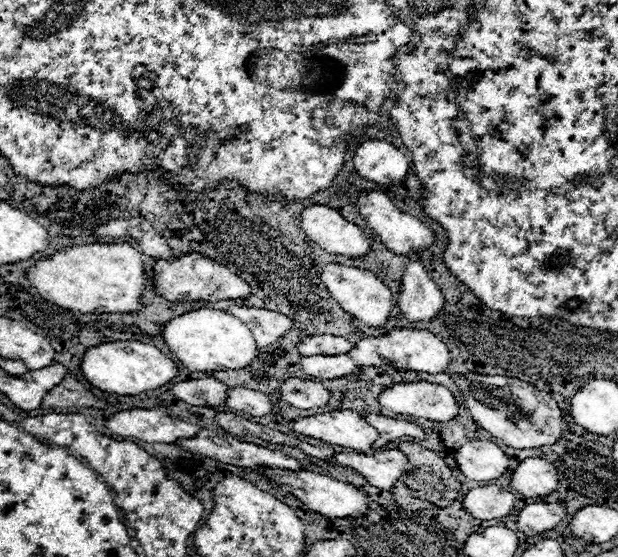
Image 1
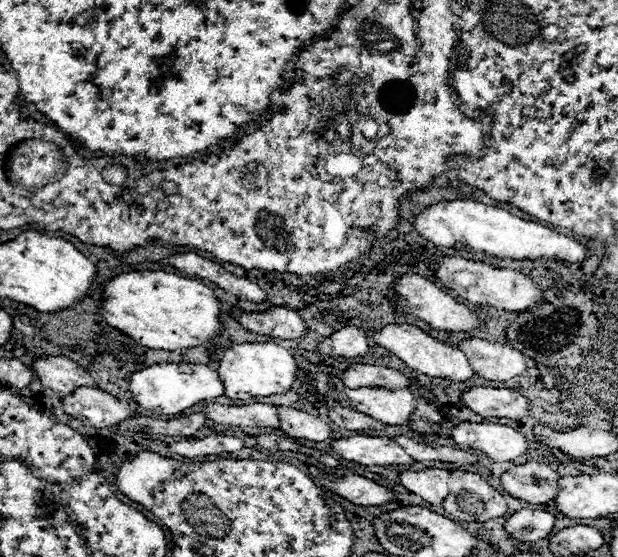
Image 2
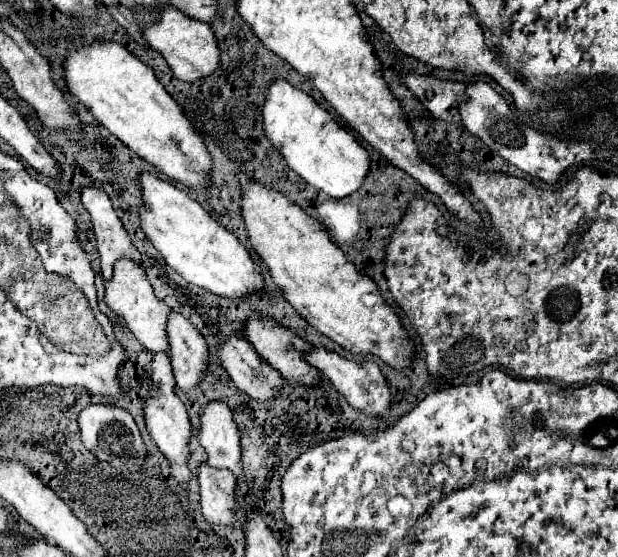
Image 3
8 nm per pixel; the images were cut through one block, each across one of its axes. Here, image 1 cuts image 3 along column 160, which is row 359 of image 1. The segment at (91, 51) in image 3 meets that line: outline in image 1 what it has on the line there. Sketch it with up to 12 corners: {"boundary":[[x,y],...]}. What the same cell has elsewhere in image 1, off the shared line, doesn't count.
{"boundary":[[144,342],[90,348],[80,366],[102,392],[138,396],[178,376]]}

